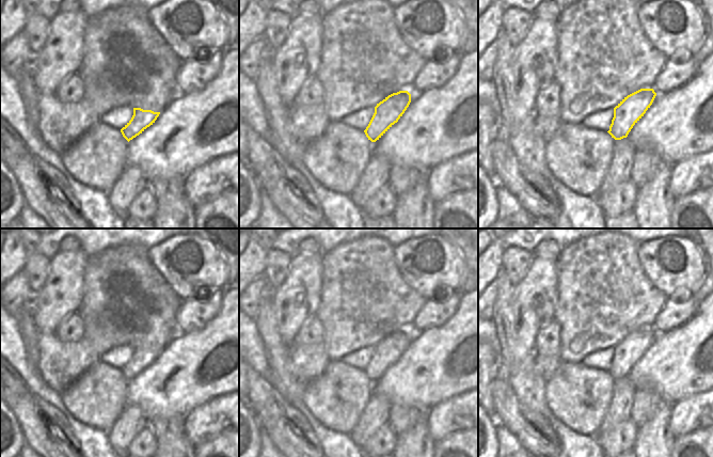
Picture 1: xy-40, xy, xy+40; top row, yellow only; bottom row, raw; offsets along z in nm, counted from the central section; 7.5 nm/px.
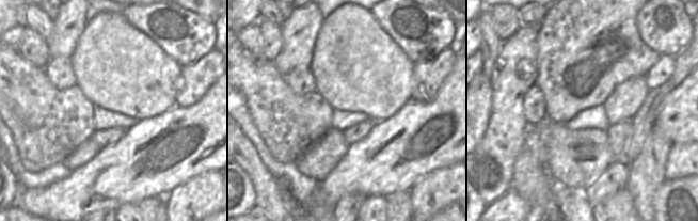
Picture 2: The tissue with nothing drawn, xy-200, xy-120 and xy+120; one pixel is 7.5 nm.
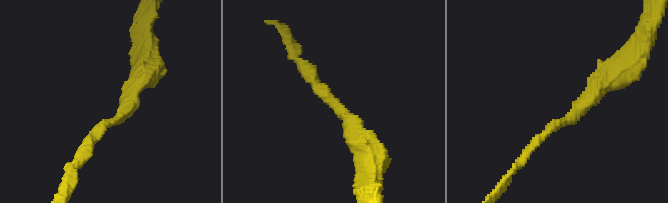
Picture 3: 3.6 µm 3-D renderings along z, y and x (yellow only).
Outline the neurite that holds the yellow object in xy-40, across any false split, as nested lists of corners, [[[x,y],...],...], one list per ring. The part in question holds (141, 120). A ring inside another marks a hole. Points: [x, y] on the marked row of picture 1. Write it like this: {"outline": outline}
{"outline": [[[133,108],[131,120],[121,129],[123,137],[129,142],[153,125],[159,114],[160,112]]]}

